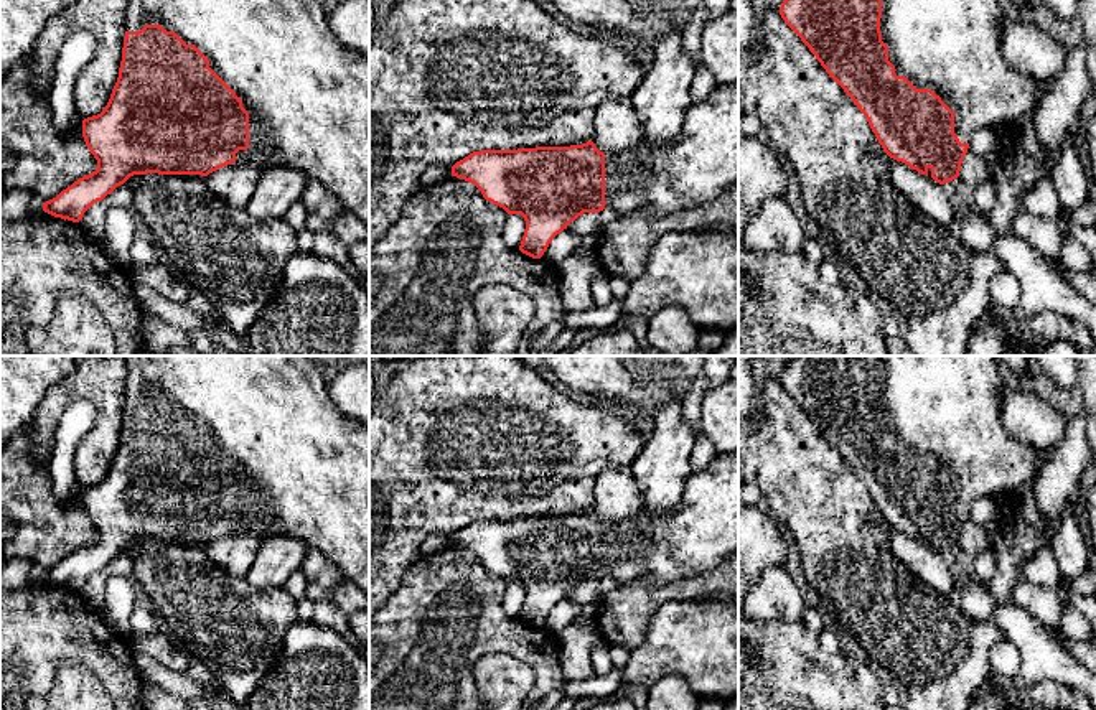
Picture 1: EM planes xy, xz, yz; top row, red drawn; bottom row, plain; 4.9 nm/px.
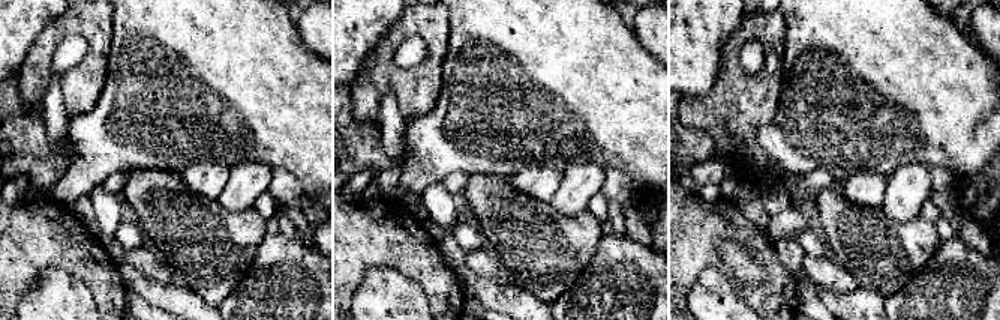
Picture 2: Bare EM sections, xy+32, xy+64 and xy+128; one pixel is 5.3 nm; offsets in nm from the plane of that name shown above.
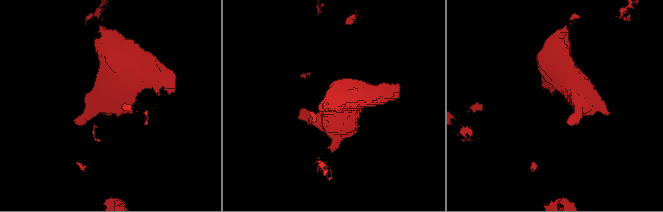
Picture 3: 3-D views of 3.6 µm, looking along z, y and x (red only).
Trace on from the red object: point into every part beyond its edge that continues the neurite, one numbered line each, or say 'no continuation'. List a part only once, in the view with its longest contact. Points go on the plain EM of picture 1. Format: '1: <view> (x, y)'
1: xy (307, 463)

